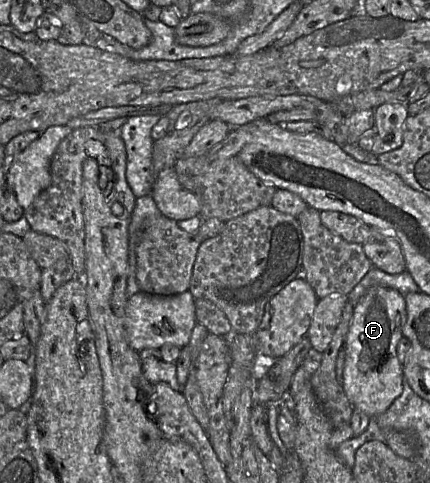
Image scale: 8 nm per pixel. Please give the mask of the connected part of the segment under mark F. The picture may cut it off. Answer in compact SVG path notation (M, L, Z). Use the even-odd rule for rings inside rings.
M370 288L354 306L343 348L342 386L352 407L369 418L385 413L403 391L403 367L397 356L397 345L406 319L404 295L394 289Z

